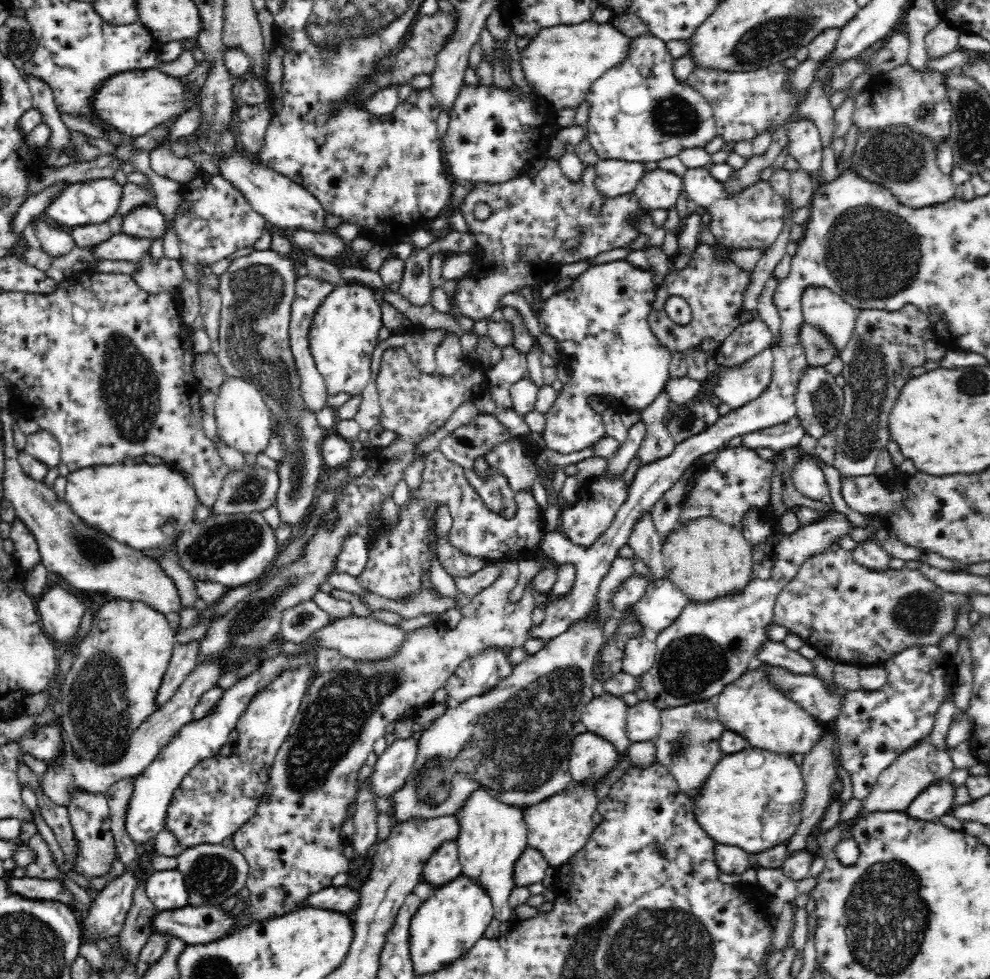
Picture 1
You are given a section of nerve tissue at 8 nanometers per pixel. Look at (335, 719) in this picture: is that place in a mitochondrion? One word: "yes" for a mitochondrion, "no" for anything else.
yes

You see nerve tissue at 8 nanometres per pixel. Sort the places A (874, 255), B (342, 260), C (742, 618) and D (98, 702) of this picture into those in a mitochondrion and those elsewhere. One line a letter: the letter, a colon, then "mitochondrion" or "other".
A: mitochondrion
B: other
C: other
D: mitochondrion

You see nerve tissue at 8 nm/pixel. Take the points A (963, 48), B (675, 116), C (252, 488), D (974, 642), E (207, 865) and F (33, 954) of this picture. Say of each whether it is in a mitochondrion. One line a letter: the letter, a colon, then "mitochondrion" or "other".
A: other
B: mitochondrion
C: mitochondrion
D: other
E: mitochondrion
F: mitochondrion

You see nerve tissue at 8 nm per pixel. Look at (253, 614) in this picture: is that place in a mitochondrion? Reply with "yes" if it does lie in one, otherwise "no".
yes

